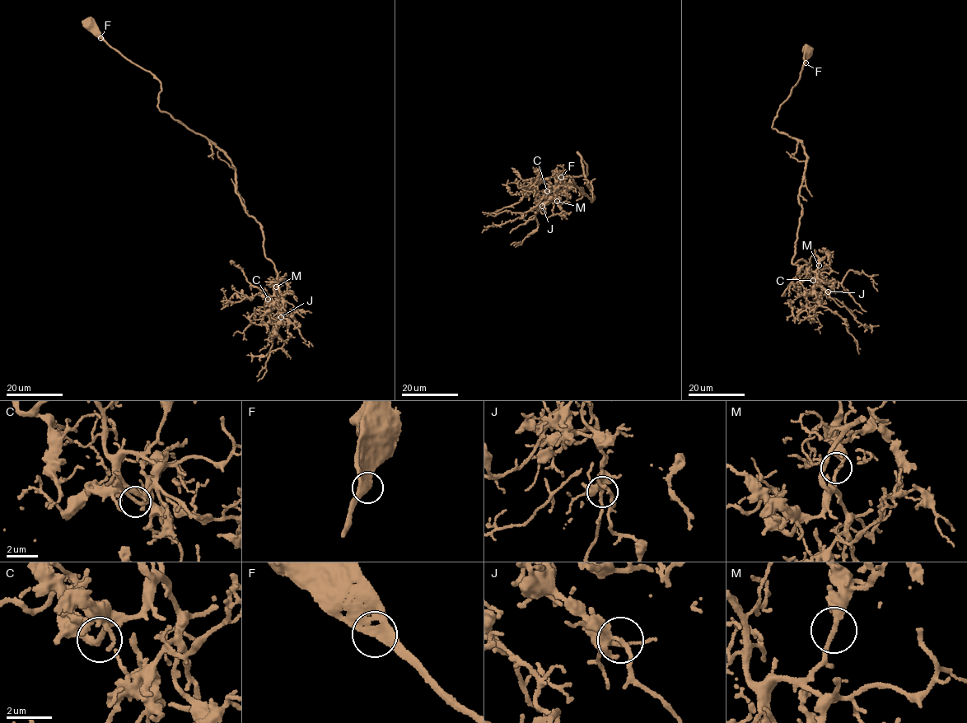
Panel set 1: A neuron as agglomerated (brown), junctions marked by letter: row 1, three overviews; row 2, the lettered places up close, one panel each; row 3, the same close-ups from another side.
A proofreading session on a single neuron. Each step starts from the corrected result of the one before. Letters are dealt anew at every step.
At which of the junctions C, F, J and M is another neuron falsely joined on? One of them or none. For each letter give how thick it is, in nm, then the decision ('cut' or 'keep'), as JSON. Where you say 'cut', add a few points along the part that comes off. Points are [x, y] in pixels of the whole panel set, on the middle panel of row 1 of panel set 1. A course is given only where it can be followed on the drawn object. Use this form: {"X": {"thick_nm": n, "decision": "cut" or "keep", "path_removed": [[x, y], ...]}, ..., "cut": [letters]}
{"C": {"thick_nm": 240, "decision": "keep"}, "F": {"thick_nm": 320, "decision": "keep"}, "J": {"thick_nm": 260, "decision": "keep"}, "M": {"thick_nm": 240, "decision": "keep"}, "cut": []}

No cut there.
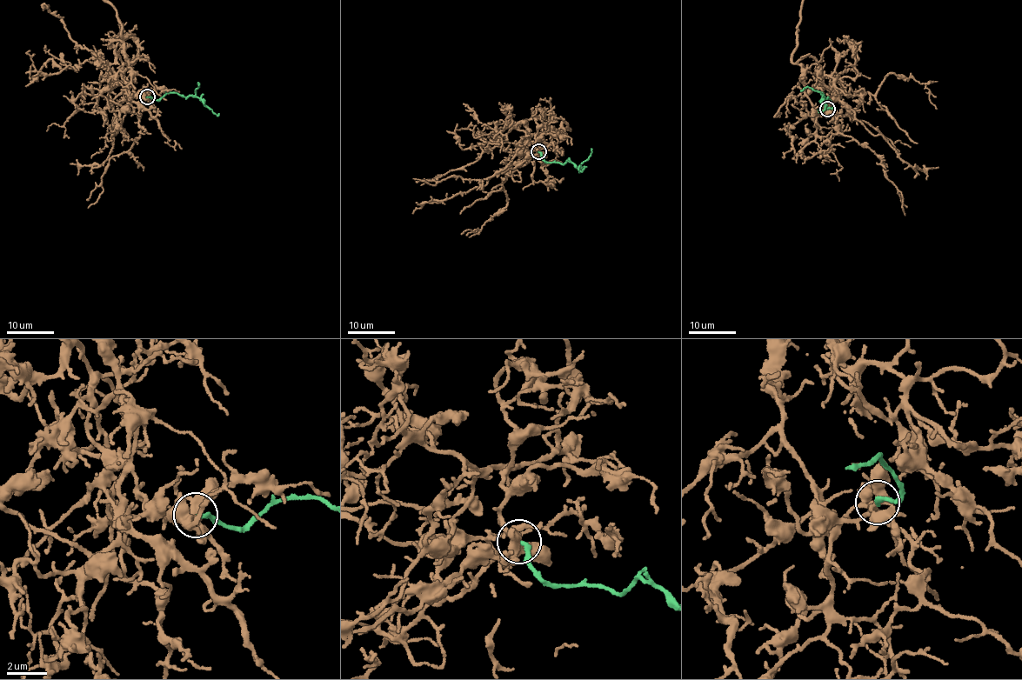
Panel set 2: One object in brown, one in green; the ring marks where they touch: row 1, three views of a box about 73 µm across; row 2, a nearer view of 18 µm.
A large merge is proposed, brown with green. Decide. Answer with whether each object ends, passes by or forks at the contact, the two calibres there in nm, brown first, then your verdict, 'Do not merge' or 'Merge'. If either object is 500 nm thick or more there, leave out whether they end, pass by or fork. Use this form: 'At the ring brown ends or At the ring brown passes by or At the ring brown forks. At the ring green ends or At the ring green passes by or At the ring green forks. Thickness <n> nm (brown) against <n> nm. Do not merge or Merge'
At the ring brown forks. At the ring green ends. Thickness 360 nm (brown) against 240 nm. Do not merge

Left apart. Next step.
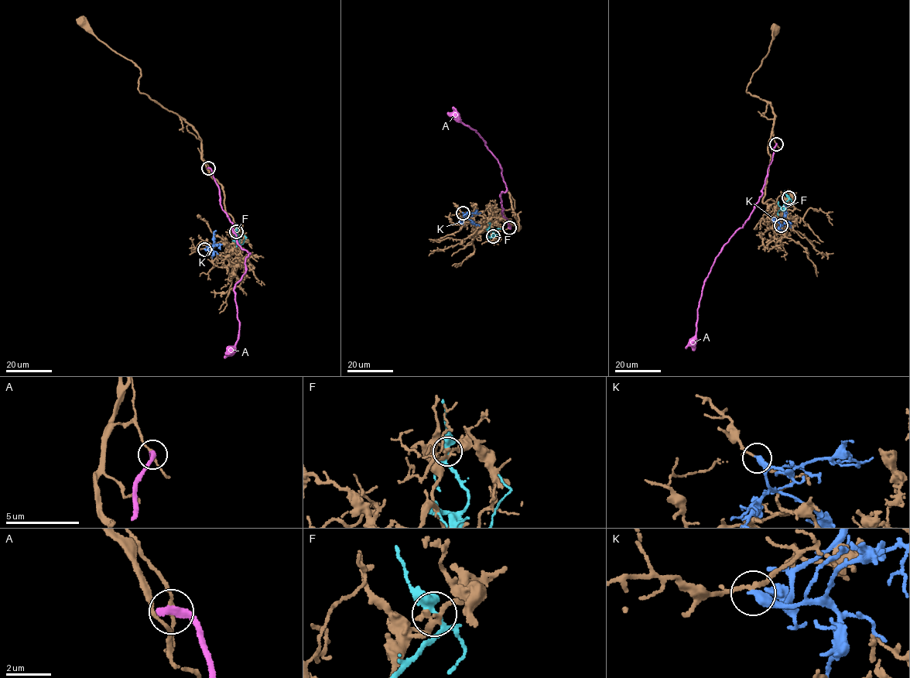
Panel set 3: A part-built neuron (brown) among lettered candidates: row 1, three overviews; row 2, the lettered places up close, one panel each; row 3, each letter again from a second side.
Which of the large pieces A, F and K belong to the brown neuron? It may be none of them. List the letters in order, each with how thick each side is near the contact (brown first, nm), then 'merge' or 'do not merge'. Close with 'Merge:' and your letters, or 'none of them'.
A: calibres 140 and 340 nm; do not merge
F: calibres 220 and 320 nm; do not merge
K: calibres 150 and 420 nm; do not merge
Merge: none of them

